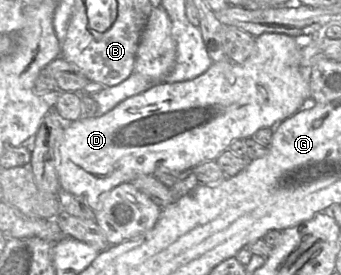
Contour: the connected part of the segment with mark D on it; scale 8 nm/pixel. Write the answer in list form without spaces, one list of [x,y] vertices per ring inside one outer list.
[[[264,33],[255,39],[256,45],[253,53],[242,64],[236,64],[230,60],[213,62],[205,73],[195,79],[175,83],[159,83],[141,94],[122,101],[115,108],[102,116],[80,117],[76,121],[67,122],[59,148],[59,180],[61,190],[84,198],[89,207],[96,212],[99,202],[101,201],[101,196],[124,182],[133,181],[140,175],[154,175],[156,171],[180,174],[204,162],[215,161],[235,140],[253,137],[255,133],[262,128],[274,128],[281,121],[297,113],[302,108],[304,102],[311,97],[311,67],[301,66],[301,48],[297,46],[295,37],[283,33]]]

